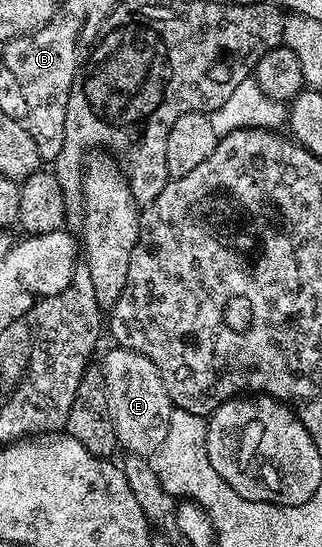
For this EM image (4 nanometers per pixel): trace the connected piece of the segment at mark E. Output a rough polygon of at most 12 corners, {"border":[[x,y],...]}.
{"border":[[144,354],[100,361],[119,445],[153,457],[174,405]]}

